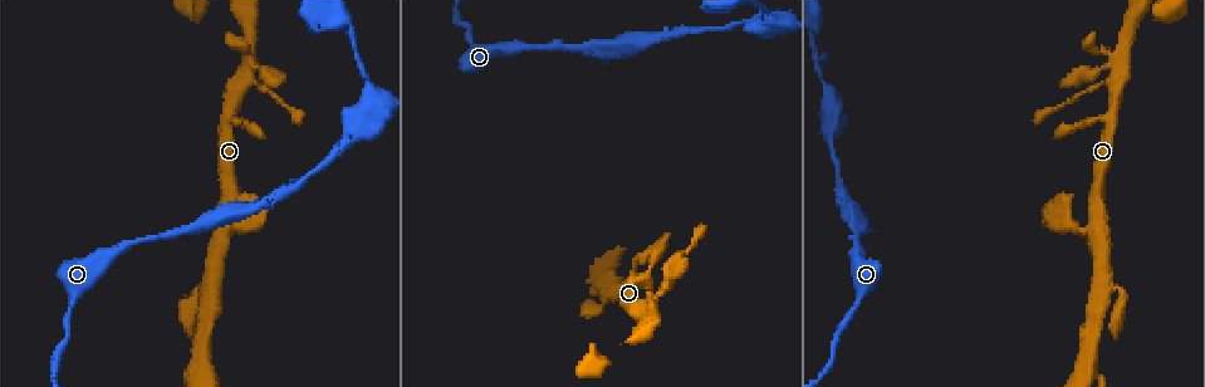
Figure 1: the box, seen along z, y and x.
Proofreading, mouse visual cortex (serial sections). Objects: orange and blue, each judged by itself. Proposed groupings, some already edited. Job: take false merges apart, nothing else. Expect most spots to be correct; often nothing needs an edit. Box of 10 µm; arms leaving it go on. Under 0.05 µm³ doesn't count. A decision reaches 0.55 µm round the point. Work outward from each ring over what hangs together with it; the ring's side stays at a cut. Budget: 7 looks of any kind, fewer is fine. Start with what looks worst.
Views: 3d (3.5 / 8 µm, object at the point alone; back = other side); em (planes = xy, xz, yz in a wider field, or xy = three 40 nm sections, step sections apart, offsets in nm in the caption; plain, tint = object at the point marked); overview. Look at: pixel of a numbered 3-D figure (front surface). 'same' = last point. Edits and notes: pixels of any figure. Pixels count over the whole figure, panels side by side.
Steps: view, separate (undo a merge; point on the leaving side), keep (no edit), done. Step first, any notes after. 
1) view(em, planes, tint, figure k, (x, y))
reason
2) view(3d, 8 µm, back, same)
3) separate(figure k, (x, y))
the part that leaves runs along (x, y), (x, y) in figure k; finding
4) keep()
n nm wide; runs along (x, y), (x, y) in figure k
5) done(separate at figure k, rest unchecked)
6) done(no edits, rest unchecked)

view(3d, 3.5 µm, figure 1, (1120, 71))
two arms at a narrow angle

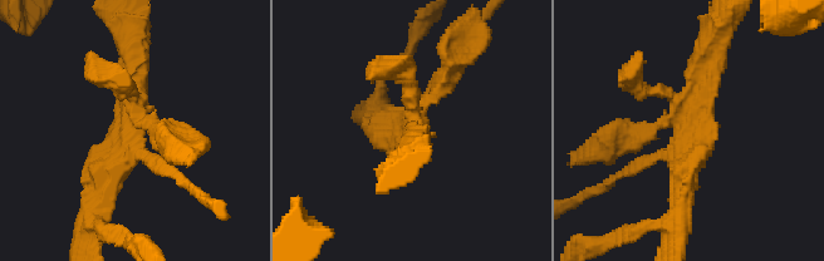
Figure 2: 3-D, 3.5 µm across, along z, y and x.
view(em, xy, step 3, plain, figure 2, (126, 134))
shape alone is not enough

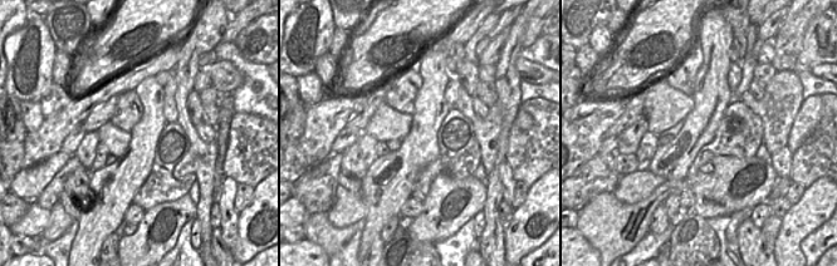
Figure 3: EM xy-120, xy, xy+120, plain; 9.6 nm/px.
view(em, xy, step 3, tint, same)

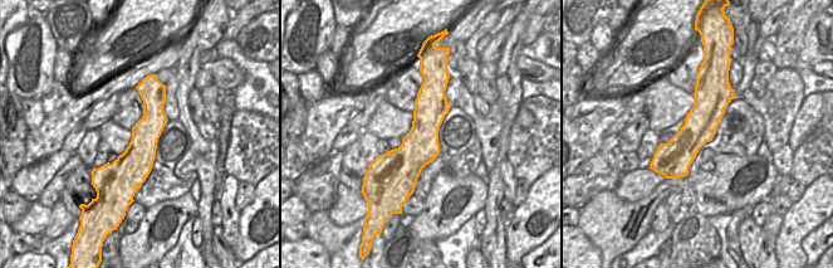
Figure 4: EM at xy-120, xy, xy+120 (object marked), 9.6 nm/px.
keep()
runs along (429, 77), (408, 184) in figure 4; continuous, no second cell

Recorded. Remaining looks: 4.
view(em, xy, step 5, tint, figure 1, (1098, 218))
arms part here

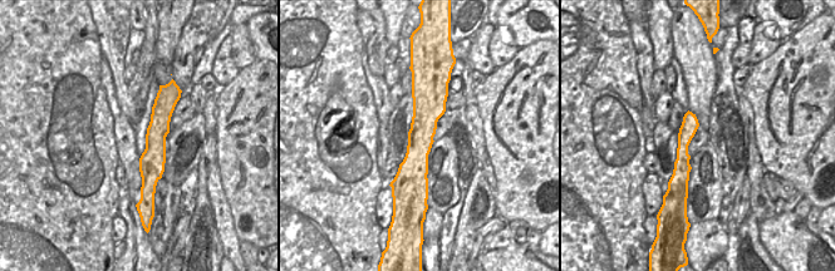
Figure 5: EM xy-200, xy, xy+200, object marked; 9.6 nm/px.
view(3d, 3.5 µm, same)
wider look

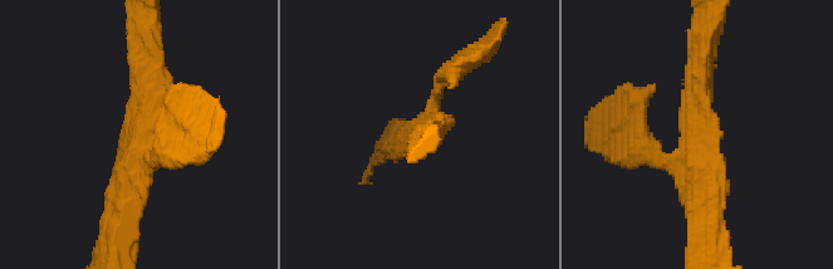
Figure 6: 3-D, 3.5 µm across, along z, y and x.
keep()
arms of 200, 300, 300 nm; runs along (427, 85), (412, 193) in figure 5; continuous, no second cell

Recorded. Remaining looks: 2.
view(3d, 3.5 µm, figure 1, (370, 94))
small branch off a trunk

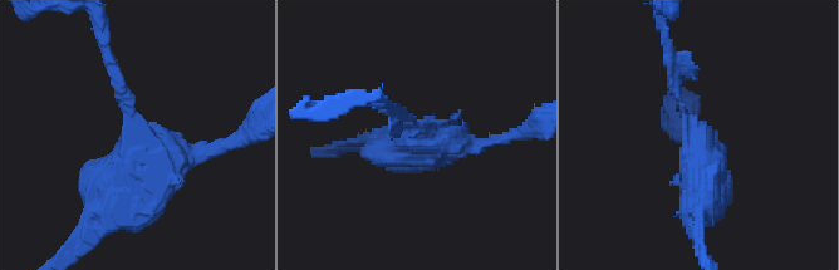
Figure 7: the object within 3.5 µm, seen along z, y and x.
view(em, xy, step 3, tint, figure 7, (138, 135))
4 arms; arms of 150, 250, 300, 600 nm

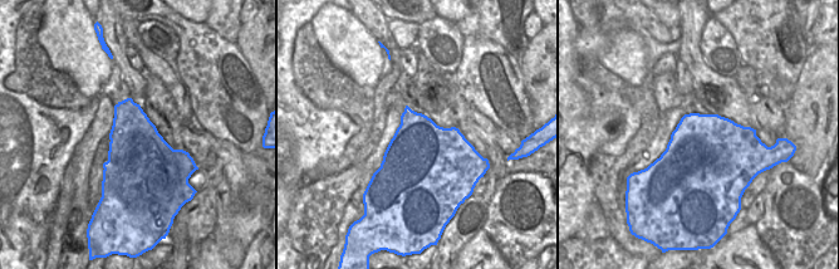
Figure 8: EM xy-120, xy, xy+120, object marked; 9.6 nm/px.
keep()
runs along (703, 207), (710, 185), (671, 60) in figure 7; one cell here

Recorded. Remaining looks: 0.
done(no edits, rest unchecked)

